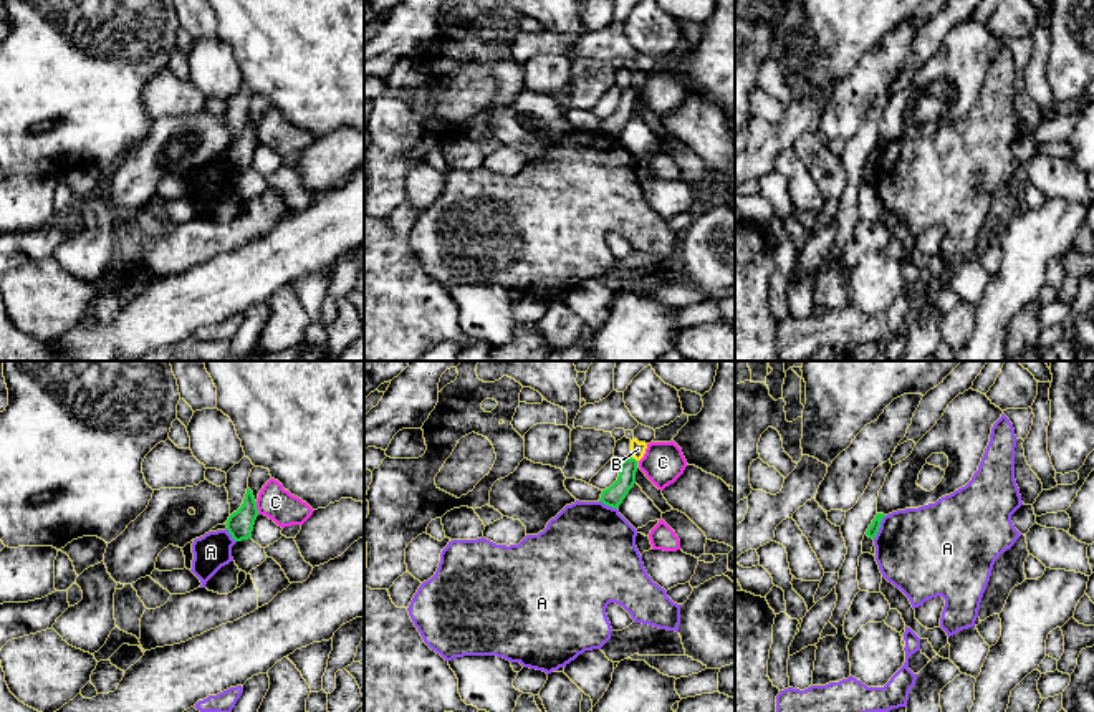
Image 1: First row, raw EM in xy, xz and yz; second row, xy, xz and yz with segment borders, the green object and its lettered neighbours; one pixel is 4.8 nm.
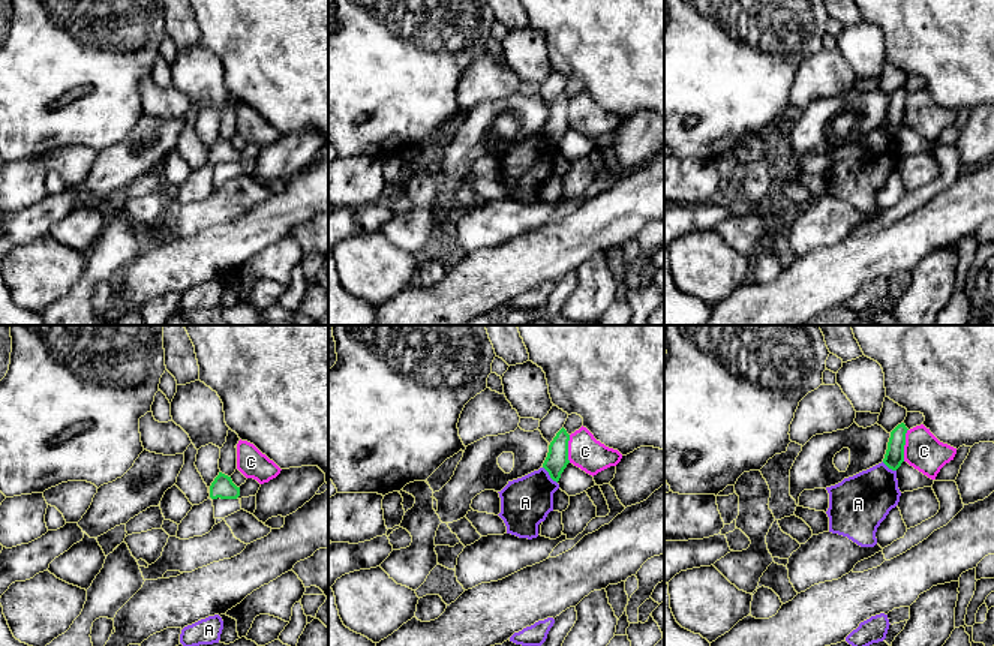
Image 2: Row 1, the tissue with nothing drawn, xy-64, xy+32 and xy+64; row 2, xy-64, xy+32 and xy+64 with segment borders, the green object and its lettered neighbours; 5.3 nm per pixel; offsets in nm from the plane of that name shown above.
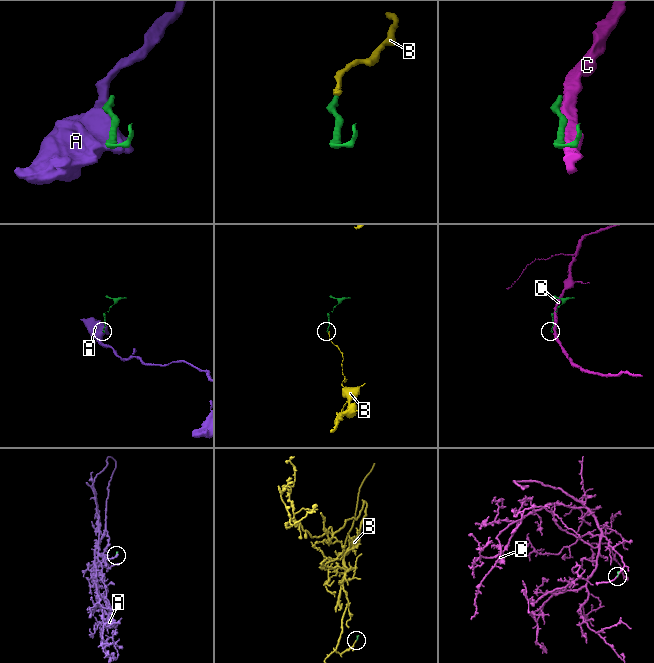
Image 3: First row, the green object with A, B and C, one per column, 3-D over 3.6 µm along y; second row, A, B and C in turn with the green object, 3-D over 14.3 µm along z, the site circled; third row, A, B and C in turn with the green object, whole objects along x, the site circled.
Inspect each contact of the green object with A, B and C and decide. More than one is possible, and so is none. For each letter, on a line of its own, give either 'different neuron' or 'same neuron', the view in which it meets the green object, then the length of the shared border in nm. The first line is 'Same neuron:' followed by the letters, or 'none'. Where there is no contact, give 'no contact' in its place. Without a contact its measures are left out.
Same neuron: none
A: different neuron | yz | 140 nm
B: different neuron | xz | 40 nm
C: different neuron | xy | 70 nm

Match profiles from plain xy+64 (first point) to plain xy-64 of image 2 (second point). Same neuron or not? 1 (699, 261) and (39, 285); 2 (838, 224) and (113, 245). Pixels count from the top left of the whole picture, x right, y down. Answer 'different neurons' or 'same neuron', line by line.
1: same neuron
2: different neurons

